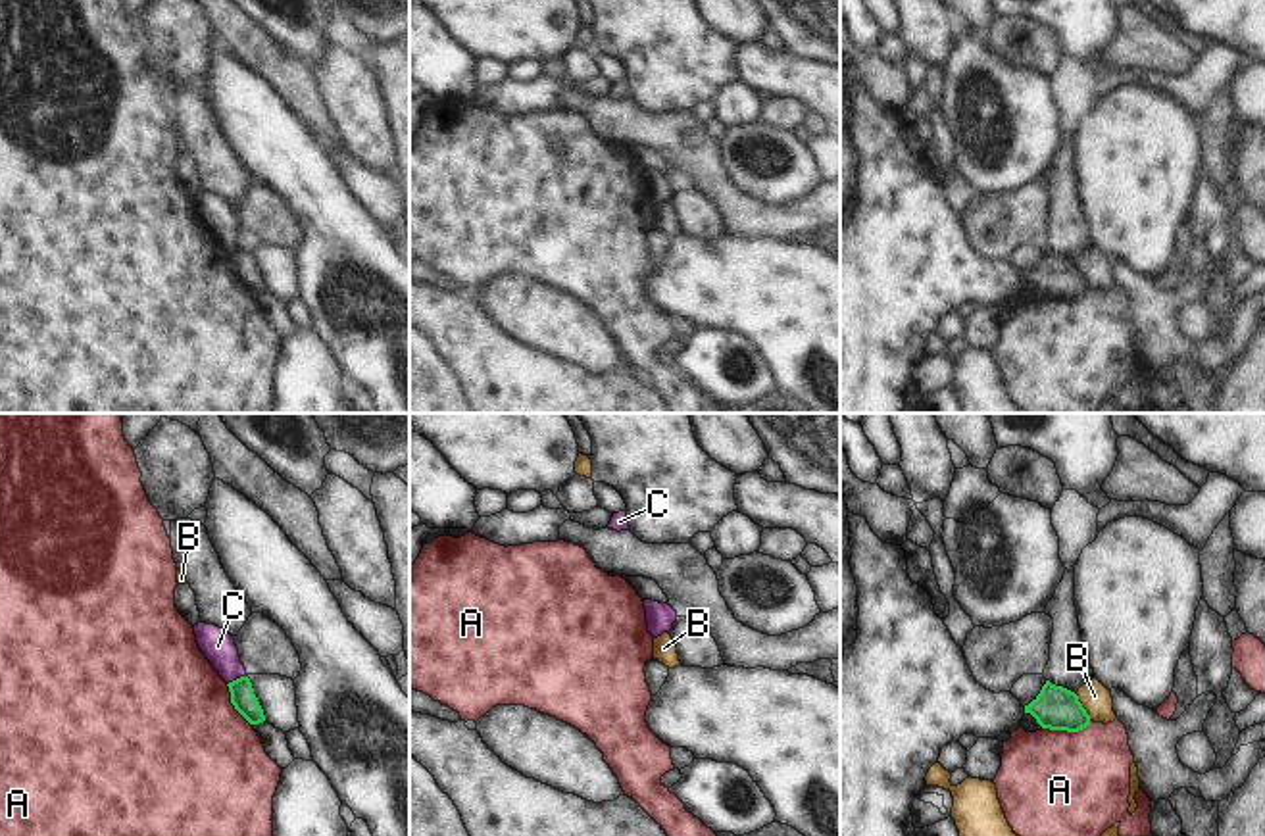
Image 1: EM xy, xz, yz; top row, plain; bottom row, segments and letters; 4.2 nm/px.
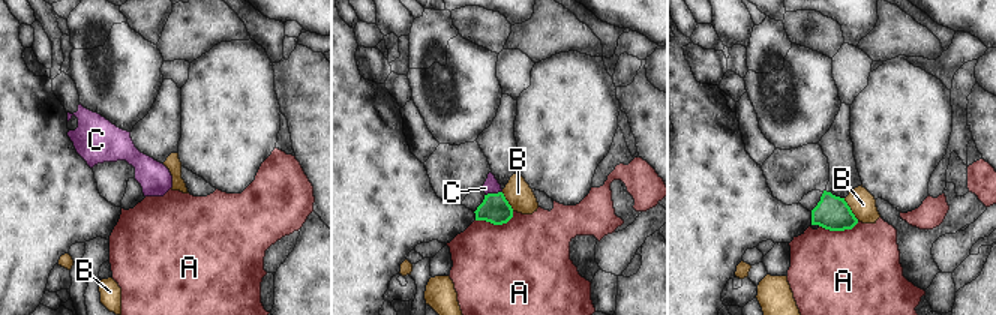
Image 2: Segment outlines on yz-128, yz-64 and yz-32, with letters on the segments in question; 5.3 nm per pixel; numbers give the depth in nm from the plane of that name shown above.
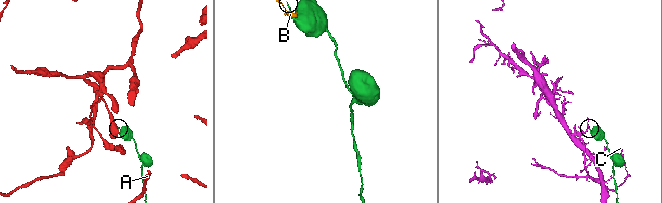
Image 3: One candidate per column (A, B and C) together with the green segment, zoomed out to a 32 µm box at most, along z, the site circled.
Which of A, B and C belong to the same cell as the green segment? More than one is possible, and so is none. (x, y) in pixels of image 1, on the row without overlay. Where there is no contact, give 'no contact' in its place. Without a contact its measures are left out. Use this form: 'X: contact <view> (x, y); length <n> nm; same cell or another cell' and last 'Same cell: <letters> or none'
A: contact yz (1066, 298); length 220 nm; another cell
B: contact yz (1083, 277); length 130 nm; another cell
C: contact xy (237, 248); length 80 nm; another cell
Same cell: none

